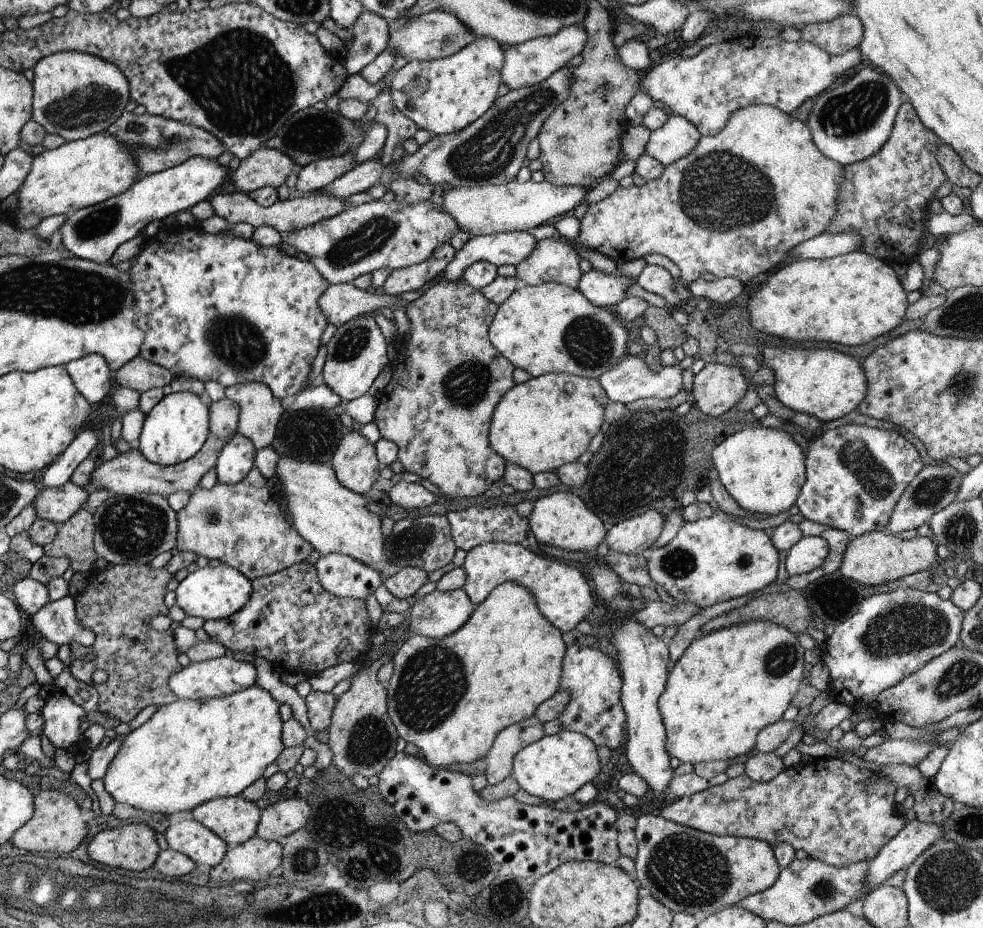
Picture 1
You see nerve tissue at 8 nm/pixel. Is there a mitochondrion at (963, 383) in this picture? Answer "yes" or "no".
yes

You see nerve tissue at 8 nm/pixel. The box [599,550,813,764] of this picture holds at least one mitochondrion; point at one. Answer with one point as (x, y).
(778, 662)

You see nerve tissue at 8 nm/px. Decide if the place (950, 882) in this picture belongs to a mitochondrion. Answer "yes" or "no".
yes

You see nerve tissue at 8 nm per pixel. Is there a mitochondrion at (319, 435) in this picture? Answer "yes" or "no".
yes

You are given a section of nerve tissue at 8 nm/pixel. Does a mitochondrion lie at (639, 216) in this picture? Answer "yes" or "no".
no

